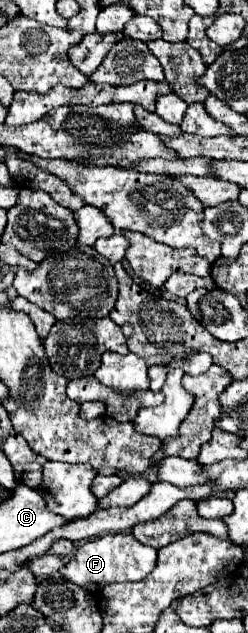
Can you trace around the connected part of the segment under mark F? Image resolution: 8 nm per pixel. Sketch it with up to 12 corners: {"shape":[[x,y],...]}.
{"shape":[[131,532],[89,540],[61,576],[99,594],[143,580],[155,548]]}

